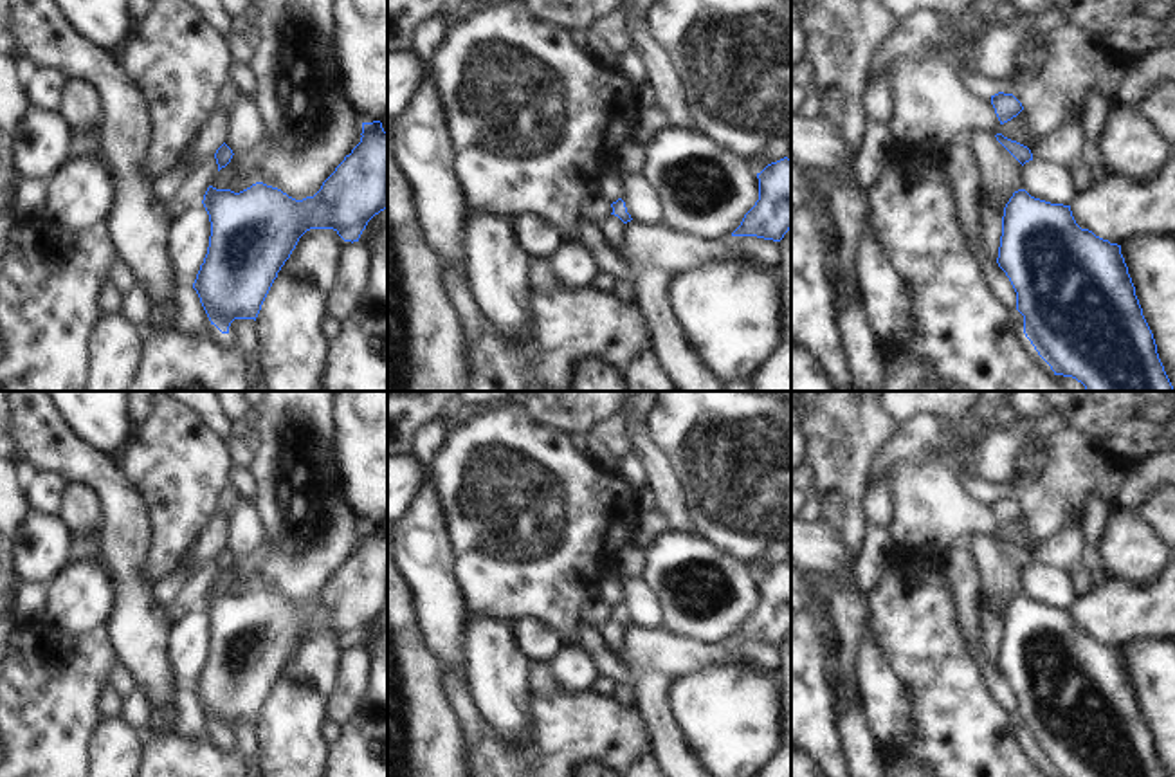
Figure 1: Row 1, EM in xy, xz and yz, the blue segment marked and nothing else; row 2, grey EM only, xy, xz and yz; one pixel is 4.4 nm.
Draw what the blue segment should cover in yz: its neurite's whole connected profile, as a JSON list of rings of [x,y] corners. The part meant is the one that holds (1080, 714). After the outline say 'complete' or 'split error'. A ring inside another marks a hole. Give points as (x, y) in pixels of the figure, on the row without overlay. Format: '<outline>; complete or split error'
[[[1015,595],[1004,611],[997,667],[1016,696],[1025,741],[1054,777],[1166,777],[1121,649],[1081,633],[1070,609]]]; complete

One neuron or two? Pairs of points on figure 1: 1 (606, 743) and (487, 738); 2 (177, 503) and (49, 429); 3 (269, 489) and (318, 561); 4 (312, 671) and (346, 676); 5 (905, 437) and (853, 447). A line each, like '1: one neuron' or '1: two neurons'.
1: one neuron
2: two neurons
3: one neuron
4: two neurons
5: two neurons

